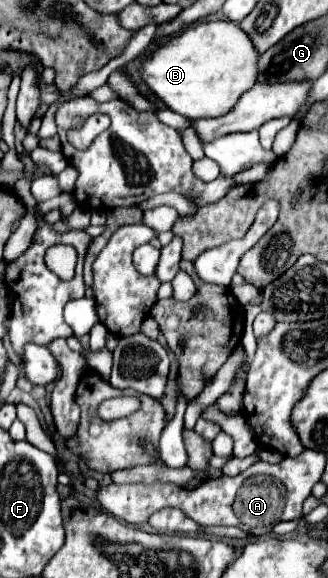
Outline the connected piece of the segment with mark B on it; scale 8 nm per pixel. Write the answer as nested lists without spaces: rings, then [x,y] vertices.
[[[209,20],[157,44],[143,60],[139,72],[149,92],[169,110],[185,118],[213,118],[229,112],[239,96],[257,82],[257,58],[253,42],[237,24]]]

